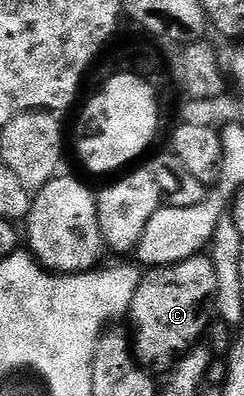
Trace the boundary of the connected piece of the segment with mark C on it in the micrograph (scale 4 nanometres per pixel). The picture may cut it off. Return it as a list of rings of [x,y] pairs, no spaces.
[[[201,253],[186,261],[178,261],[169,267],[153,267],[141,278],[138,289],[134,293],[132,308],[128,310],[127,318],[132,319],[130,338],[132,354],[137,363],[145,369],[152,367],[168,367],[184,358],[193,347],[201,342],[206,328],[210,323],[210,308],[216,294],[216,274],[211,258]]]

